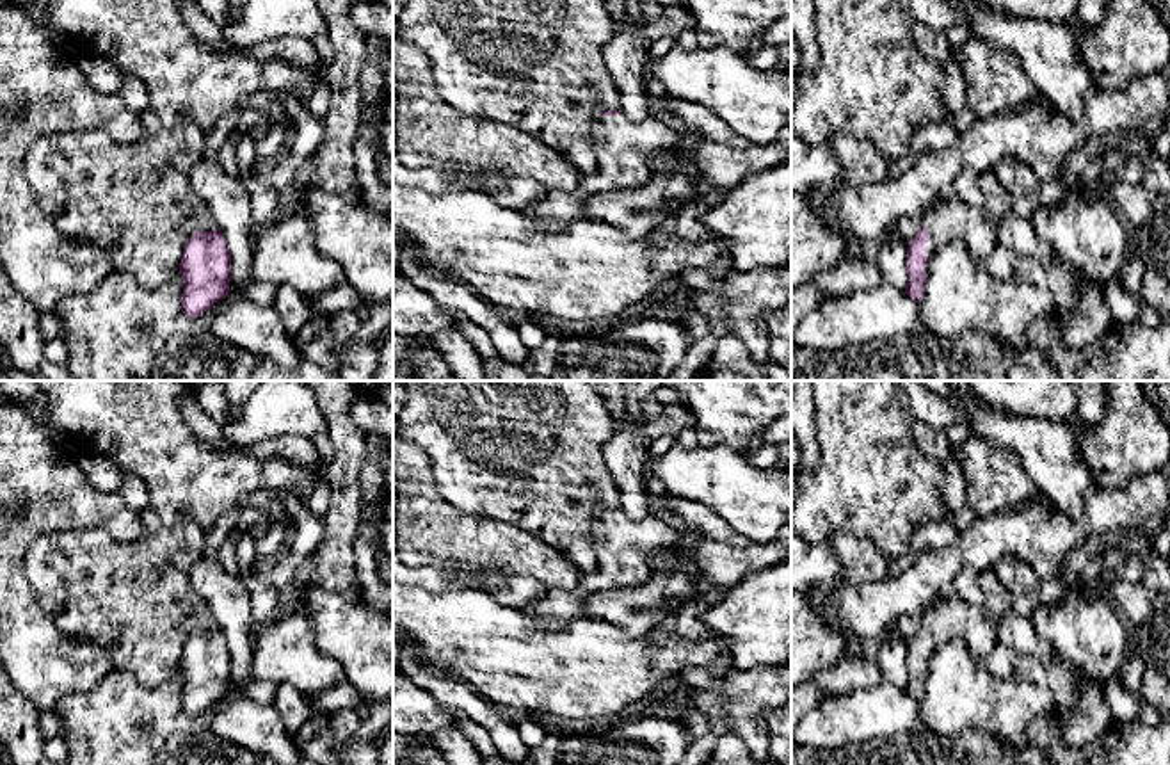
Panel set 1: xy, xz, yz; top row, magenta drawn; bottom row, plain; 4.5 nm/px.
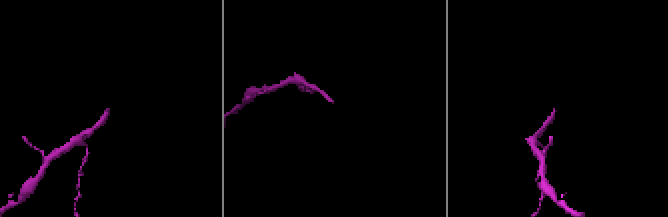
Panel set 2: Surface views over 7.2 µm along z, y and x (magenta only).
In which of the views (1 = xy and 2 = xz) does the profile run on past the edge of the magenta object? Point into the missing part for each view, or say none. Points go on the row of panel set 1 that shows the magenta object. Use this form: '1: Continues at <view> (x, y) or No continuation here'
1: No continuation here
2: Continues at xz (623, 148)

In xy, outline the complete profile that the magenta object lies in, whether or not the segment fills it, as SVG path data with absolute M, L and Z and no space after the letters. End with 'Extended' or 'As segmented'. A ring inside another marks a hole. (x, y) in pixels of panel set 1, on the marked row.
M219 228L213 231L199 230L188 238L180 274L183 278L181 308L192 318L229 294L231 256Z. As segmented

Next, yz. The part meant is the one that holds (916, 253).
M994 169L980 174L980 189L985 197L980 208L958 197L935 201L909 242L905 294L918 304L923 299L928 262L939 246L962 238L974 260L987 258L998 247L999 224L1012 212L1012 197L998 181Z. Extended

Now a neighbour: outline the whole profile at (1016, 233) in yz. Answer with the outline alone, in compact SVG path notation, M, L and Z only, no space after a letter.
M1008 212L999 224L998 246L1021 256L1031 256L1042 263L1047 263L1056 256L1053 247L1038 238L1031 221L1022 219L1014 212Z

